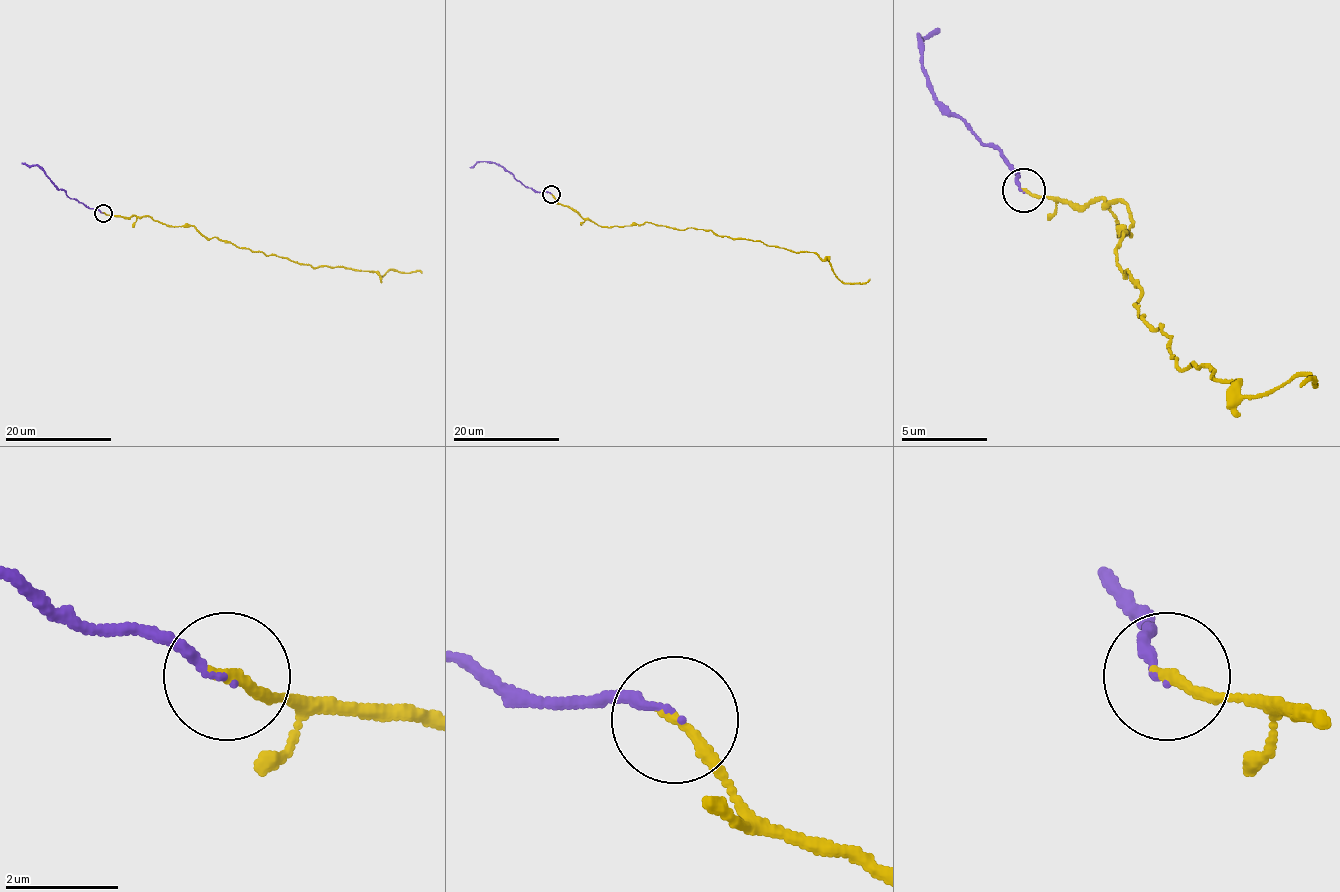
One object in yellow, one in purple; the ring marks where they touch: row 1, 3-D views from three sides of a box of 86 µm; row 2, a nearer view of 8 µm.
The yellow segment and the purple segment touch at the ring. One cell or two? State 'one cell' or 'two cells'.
one cell

